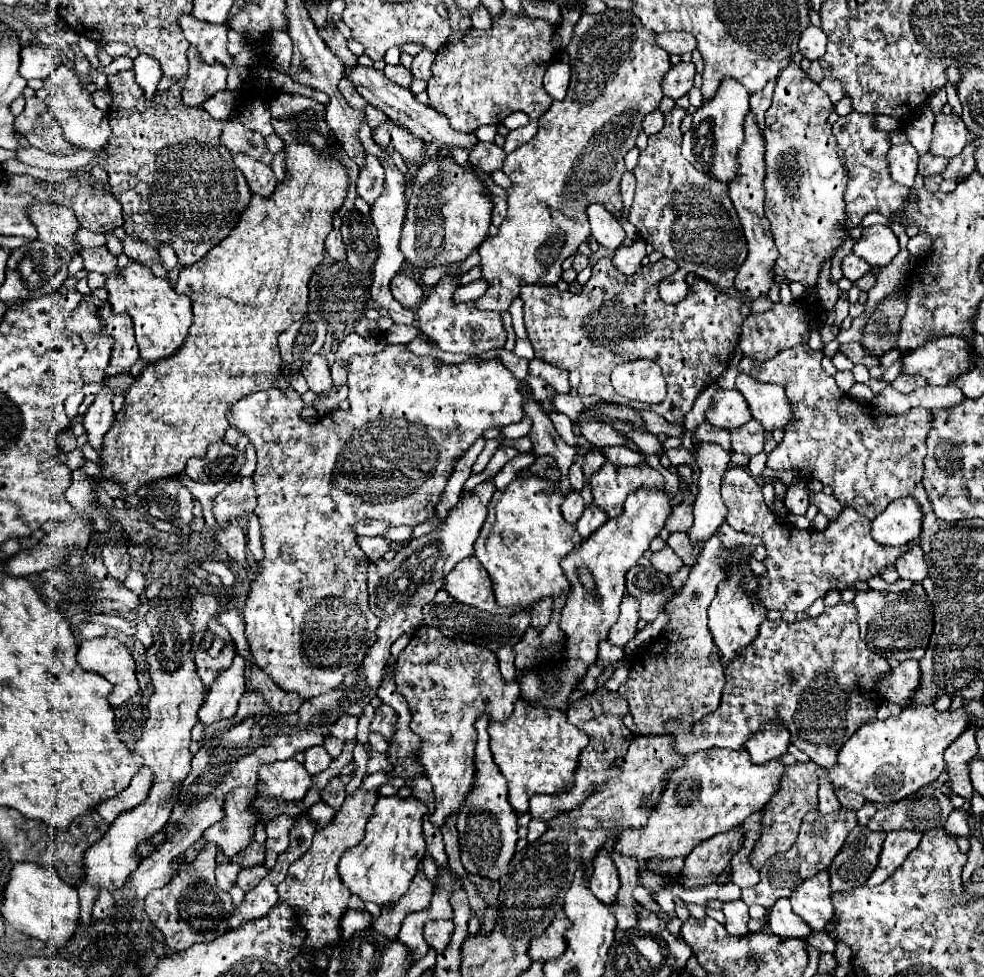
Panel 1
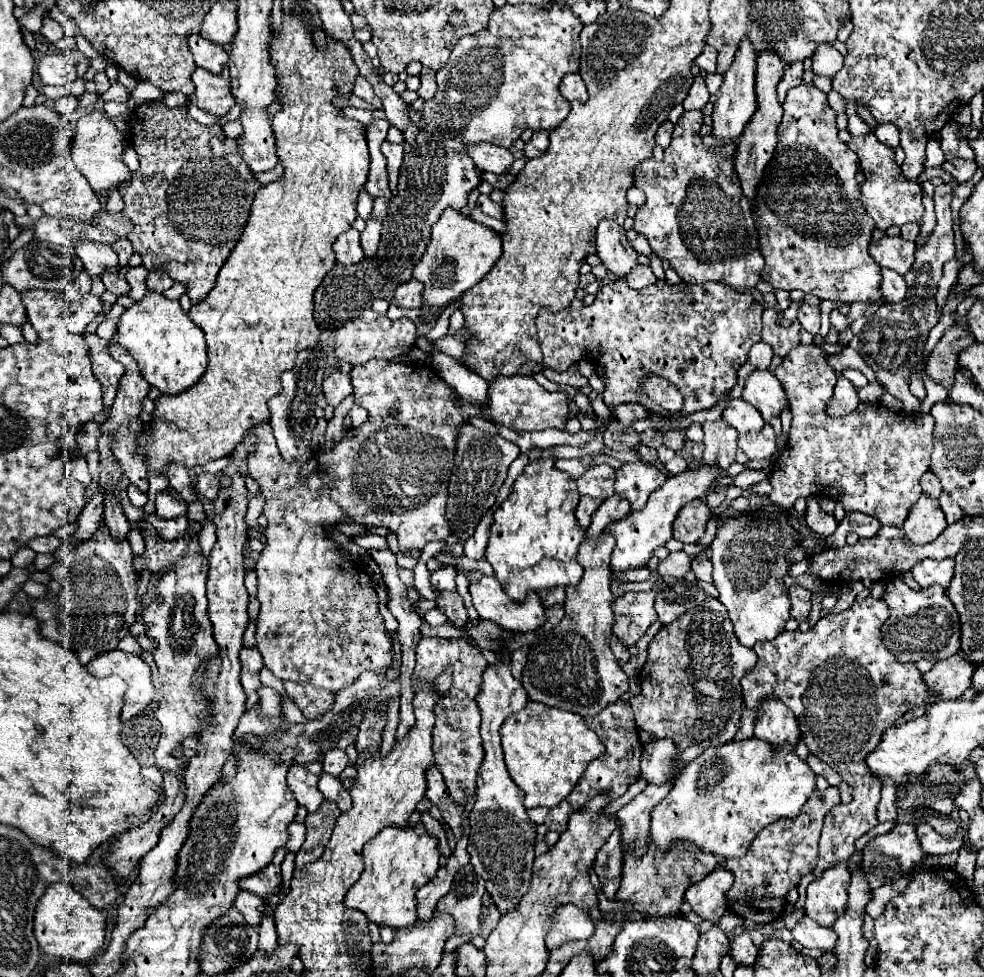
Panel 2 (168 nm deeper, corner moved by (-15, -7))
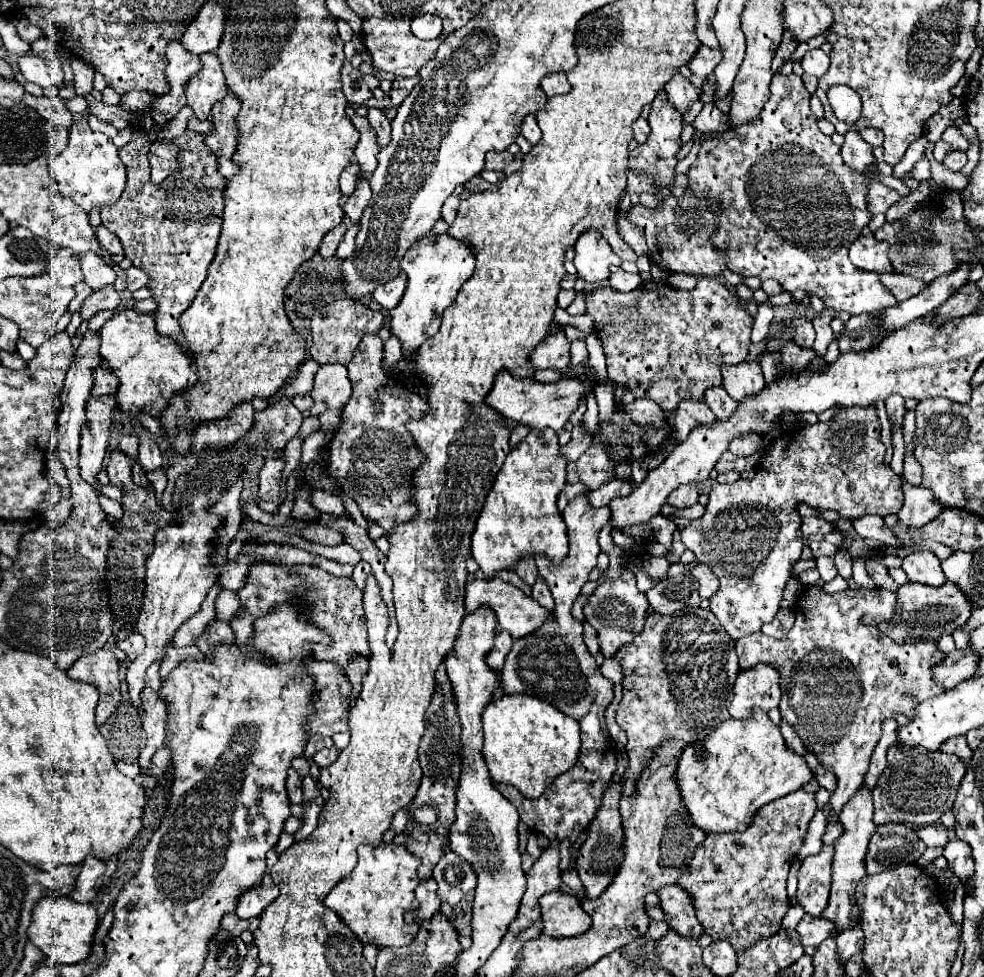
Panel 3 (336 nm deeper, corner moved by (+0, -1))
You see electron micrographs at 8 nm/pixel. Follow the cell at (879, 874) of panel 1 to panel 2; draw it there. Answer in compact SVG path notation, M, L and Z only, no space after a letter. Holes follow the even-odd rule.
M922 824L918 828L918 838L920 838L920 844L922 844L926 854L950 854L950 852L958 852L962 848L962 844L966 842L966 838L960 836L960 834L942 836L930 824Z

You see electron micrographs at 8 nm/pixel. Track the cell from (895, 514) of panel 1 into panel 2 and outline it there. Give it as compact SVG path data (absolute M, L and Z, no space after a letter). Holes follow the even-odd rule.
M922 494L918 502L912 506L912 512L908 514L908 520L904 522L906 538L914 544L928 544L934 538L940 536L946 528L946 518L940 508L940 502L934 498L928 498Z

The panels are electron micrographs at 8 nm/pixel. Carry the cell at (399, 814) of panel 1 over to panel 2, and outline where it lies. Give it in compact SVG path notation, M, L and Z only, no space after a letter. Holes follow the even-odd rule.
M420 824L416 828L384 828L364 846L364 872L360 880L348 890L344 898L346 908L356 908L366 914L368 922L390 928L414 926L416 916L416 892L438 870L438 840L432 838Z

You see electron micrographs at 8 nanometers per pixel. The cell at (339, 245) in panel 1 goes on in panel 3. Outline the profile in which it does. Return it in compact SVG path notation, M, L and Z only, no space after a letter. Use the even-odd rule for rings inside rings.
M339 224L337 228L333 228L331 232L325 234L325 238L321 240L321 246L319 246L319 254L321 254L323 258L329 258L329 256L335 254L335 250L337 250L337 246L339 246L345 230L347 230L345 224Z

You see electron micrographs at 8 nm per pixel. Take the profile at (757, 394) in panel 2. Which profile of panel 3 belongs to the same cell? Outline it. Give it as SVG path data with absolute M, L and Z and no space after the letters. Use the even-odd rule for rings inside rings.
M739 362L721 366L723 372L723 388L731 394L733 400L743 402L749 396L755 396L765 388L763 372L757 362Z

